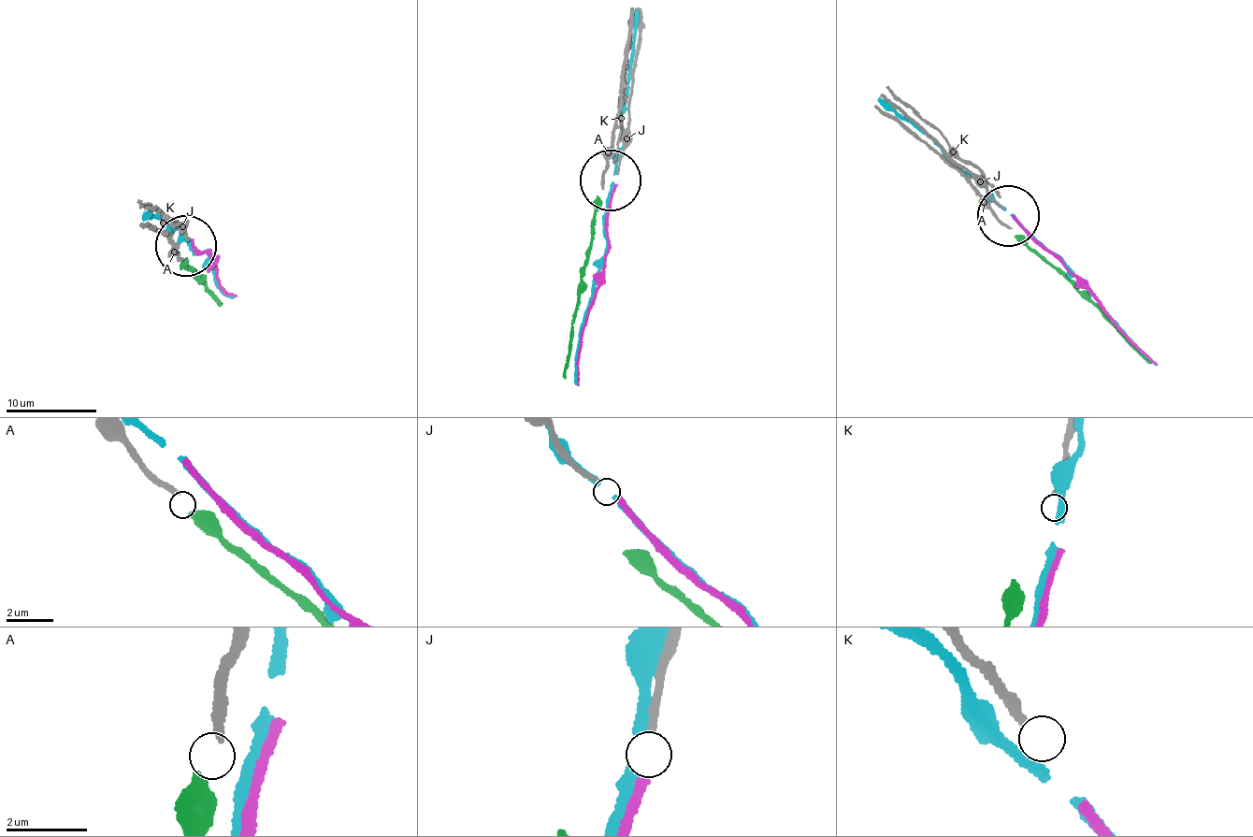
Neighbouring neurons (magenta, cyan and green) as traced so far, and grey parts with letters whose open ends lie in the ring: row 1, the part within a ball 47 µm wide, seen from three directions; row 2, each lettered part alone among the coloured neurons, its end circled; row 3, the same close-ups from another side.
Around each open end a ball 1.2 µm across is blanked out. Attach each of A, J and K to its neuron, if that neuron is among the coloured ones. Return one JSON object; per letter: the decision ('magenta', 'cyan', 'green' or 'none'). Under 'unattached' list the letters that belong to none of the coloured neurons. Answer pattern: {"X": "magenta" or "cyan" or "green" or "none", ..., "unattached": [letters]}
{"A": "green", "J": "magenta", "K": "none", "unattached": ["K"]}

